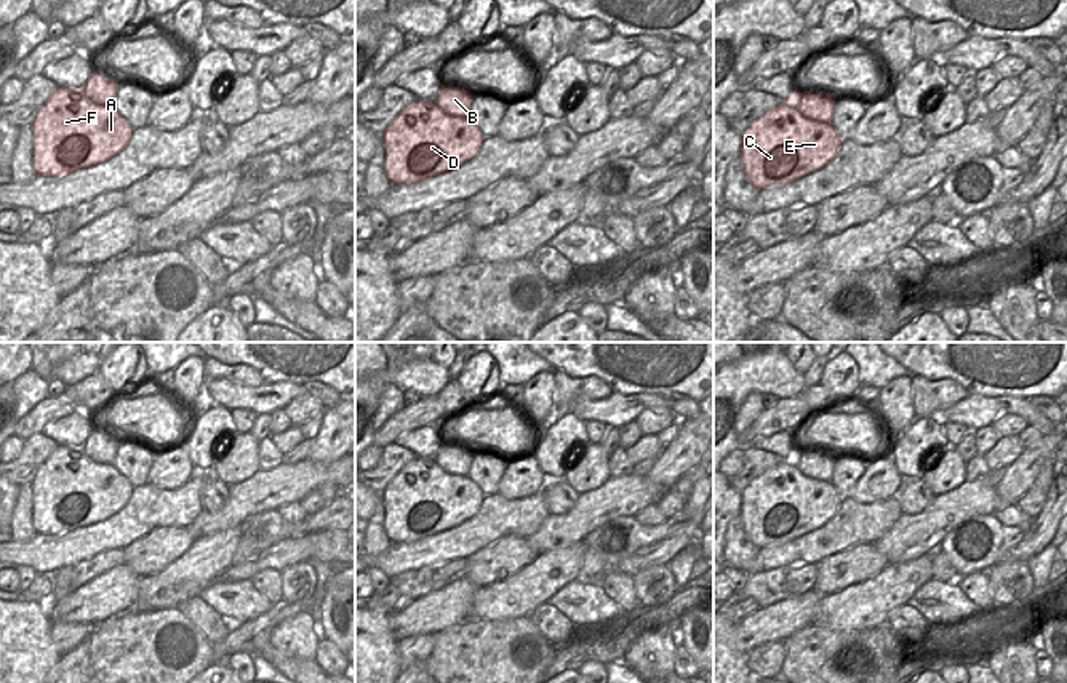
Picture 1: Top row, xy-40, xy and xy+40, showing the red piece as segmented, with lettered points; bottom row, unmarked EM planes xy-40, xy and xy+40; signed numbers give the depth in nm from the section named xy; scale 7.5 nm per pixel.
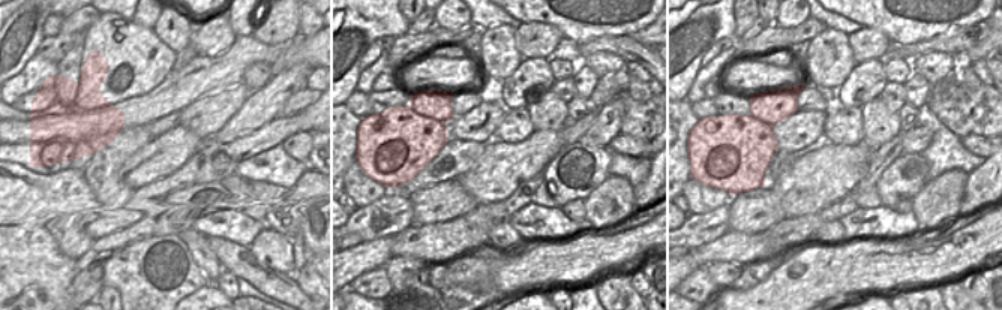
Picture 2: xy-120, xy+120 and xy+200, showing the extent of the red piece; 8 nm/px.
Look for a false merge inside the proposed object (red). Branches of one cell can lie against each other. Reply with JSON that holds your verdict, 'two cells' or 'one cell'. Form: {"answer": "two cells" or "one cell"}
{"answer": "two cells"}

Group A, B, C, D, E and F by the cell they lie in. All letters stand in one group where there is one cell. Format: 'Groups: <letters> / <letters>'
Groups: A C D E F / B.

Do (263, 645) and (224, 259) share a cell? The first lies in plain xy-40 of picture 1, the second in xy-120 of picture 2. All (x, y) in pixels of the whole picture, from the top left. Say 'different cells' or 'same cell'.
same cell

